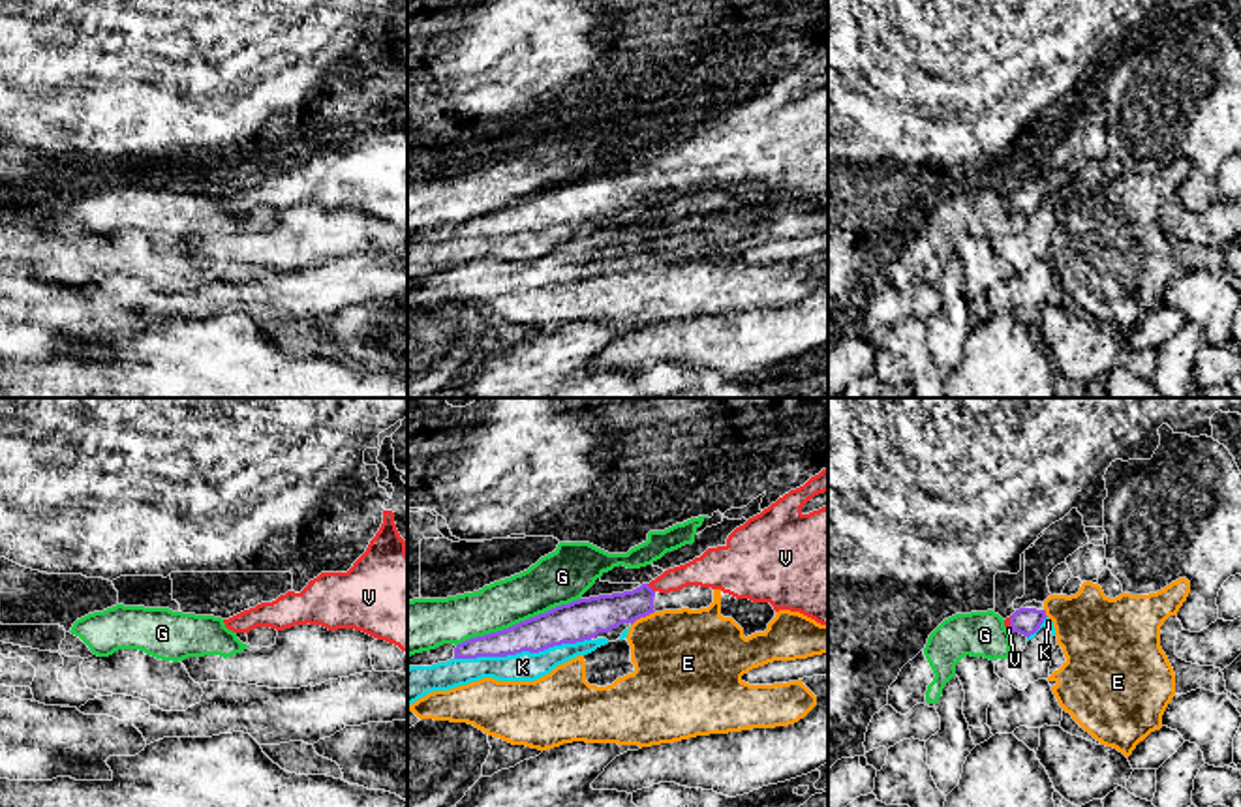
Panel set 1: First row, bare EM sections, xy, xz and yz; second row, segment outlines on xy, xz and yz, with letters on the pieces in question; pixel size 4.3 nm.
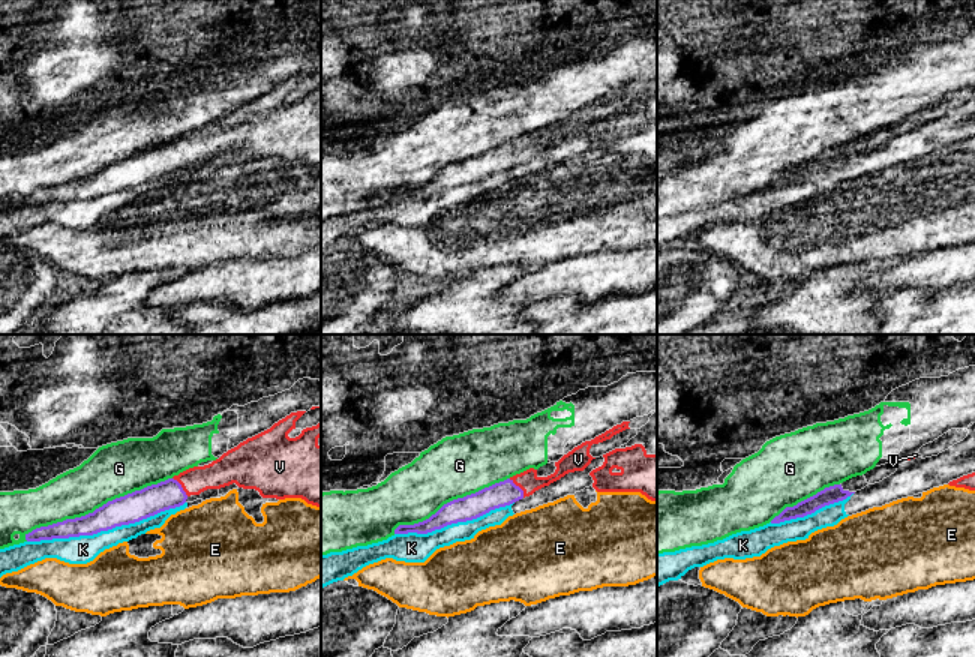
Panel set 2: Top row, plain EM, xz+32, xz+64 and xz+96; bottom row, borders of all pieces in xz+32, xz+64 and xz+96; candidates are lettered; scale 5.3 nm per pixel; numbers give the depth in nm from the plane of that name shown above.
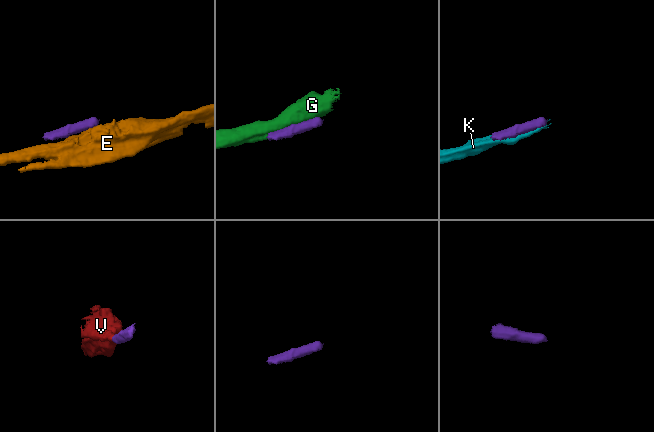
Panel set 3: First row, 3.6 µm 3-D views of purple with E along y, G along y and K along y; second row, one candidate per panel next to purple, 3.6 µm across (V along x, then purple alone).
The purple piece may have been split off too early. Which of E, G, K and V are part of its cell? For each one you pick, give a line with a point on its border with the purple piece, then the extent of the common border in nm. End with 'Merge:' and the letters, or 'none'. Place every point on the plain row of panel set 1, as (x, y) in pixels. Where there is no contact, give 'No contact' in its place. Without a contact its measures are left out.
V: Touches purple at xz (650, 167). Shared border 50 nm
Merge: V

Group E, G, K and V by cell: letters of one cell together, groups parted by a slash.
E / G / K / V

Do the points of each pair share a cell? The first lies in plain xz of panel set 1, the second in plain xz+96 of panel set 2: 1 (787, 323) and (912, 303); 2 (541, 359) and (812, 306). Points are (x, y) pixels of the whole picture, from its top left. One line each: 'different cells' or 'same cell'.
1: different cells
2: same cell

